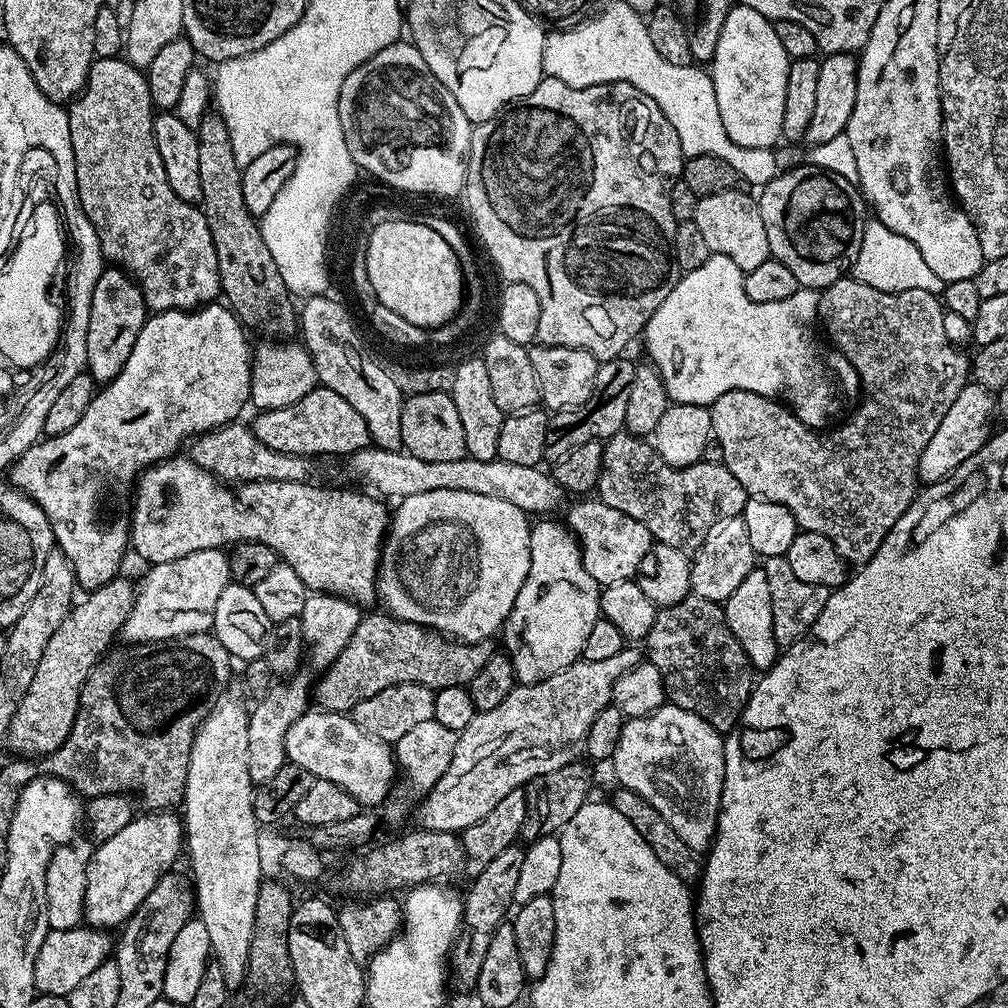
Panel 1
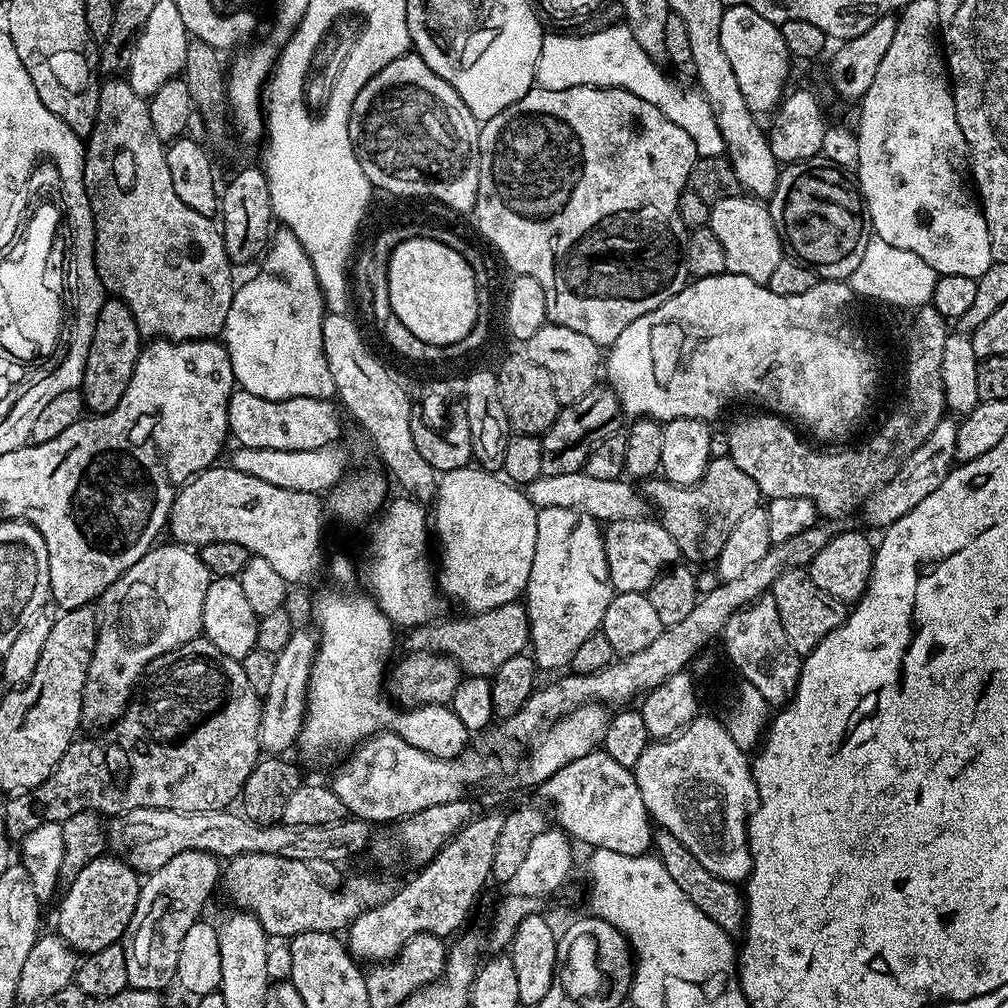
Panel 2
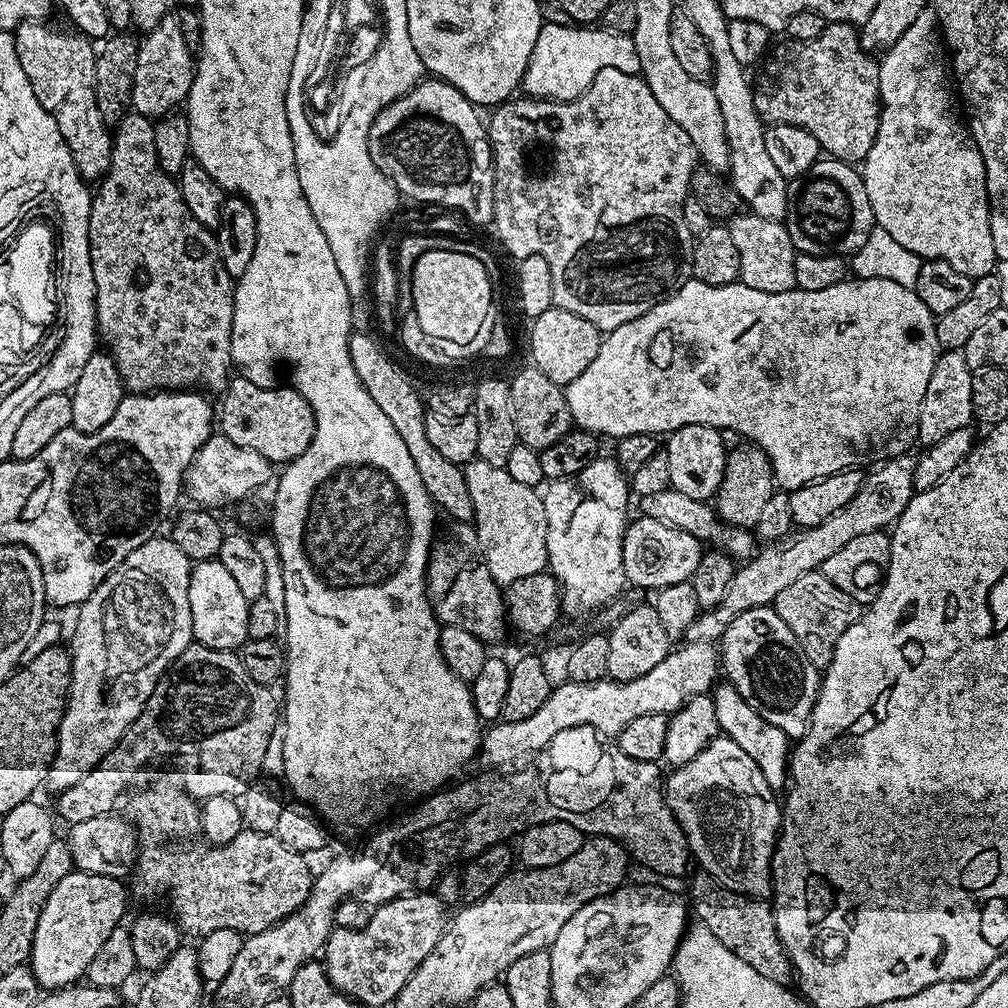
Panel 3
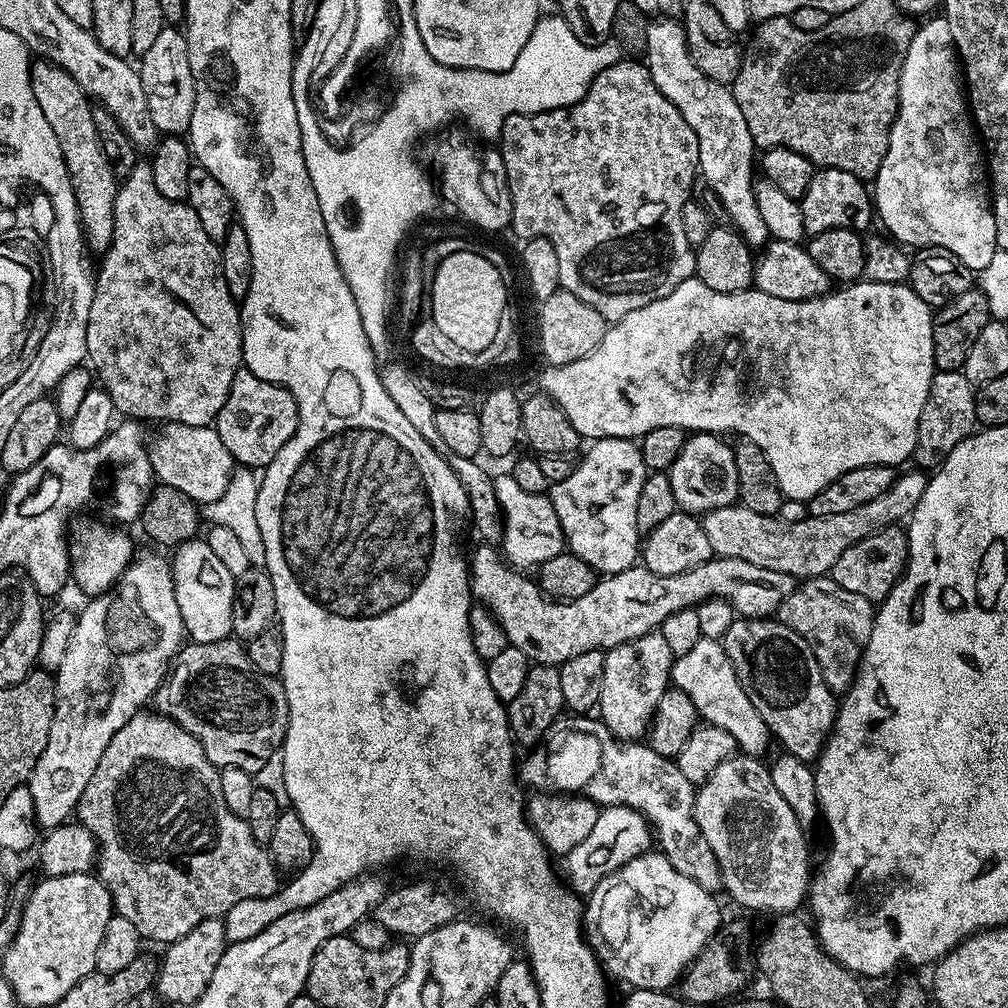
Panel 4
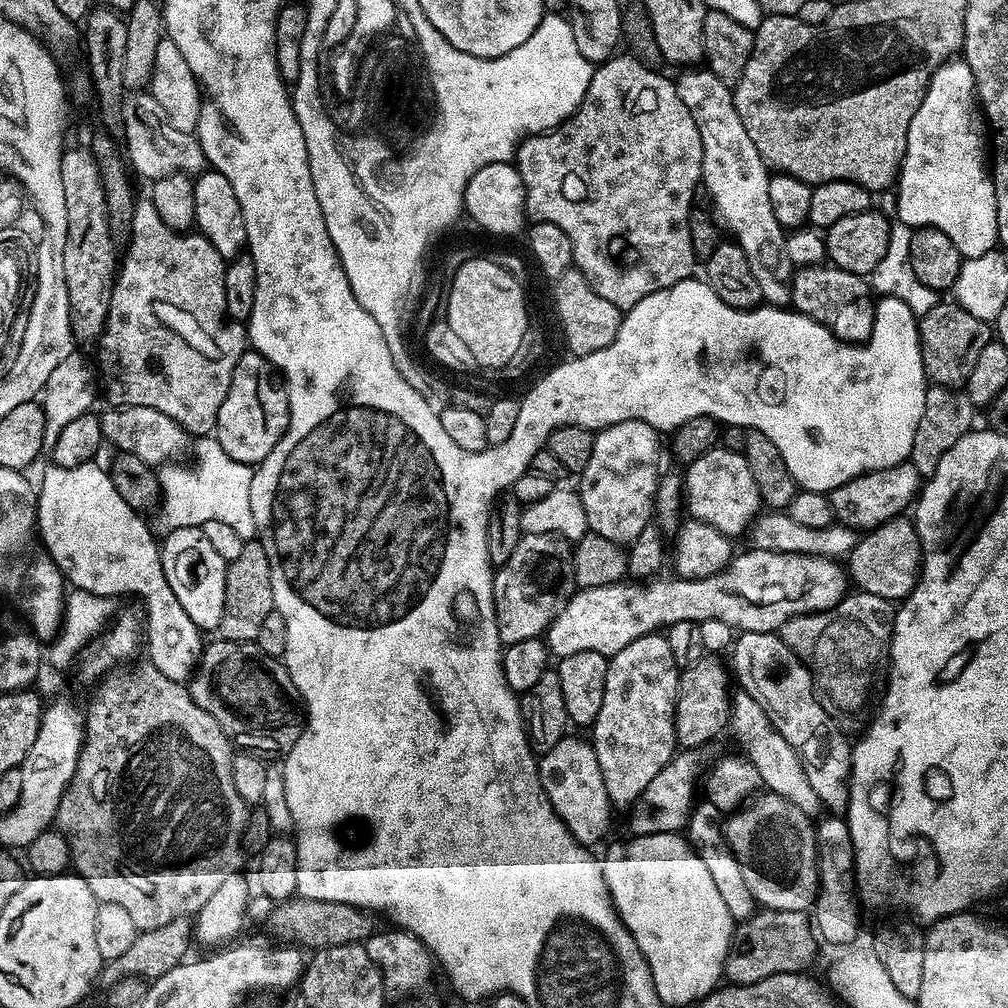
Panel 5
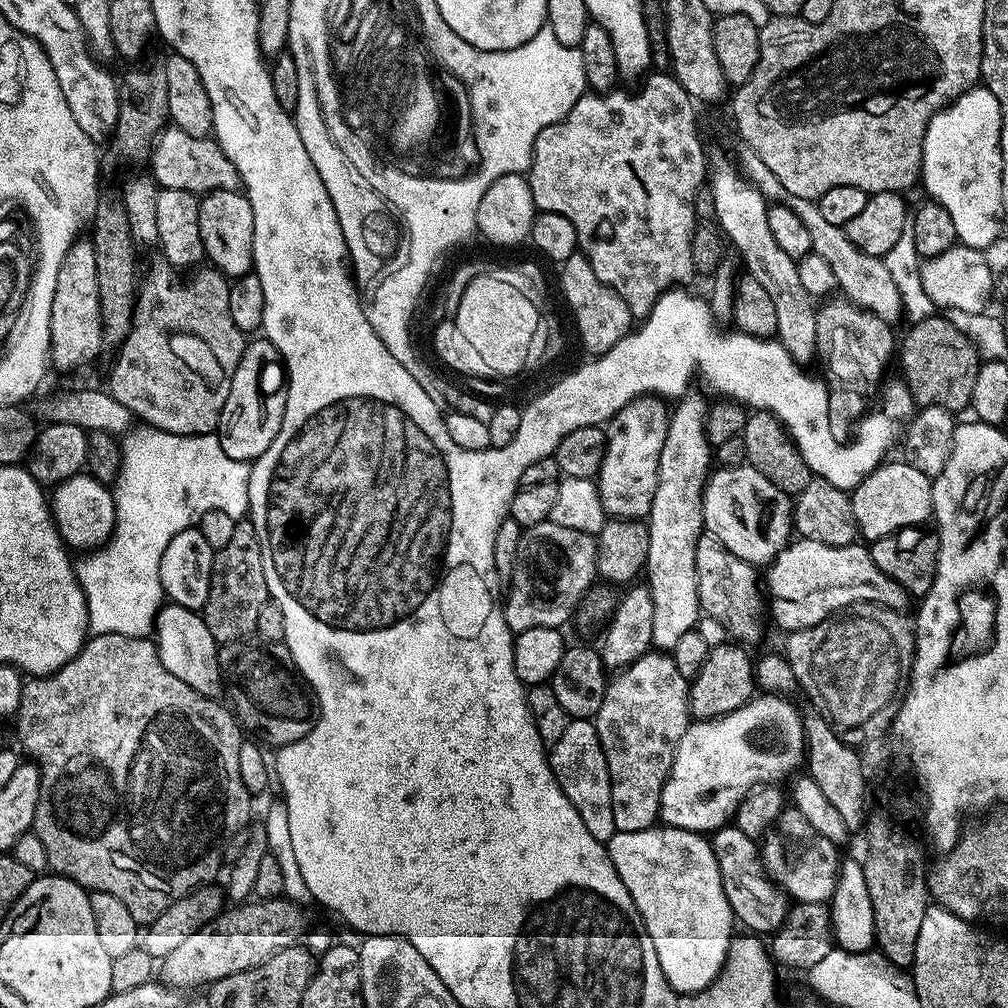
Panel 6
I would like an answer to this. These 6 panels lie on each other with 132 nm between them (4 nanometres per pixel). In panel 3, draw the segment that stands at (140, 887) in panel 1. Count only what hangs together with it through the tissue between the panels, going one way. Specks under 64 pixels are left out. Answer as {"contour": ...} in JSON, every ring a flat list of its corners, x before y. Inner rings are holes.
{"contour":[[72,871,62,878,50,890,50,898,46,898,46,906,42,906,42,914,38,918,38,930,34,930,34,942,30,967,37,984,44,990,55,990,75,985,87,973,90,961,106,938,121,923,124,916,124,888,119,879,114,876,90,874,89,872]]}

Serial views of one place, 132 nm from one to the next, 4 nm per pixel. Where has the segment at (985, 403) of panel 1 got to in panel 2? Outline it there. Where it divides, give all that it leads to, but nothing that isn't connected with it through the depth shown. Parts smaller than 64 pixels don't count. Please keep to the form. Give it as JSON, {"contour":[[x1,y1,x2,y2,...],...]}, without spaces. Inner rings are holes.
{"contour":[[951,419,940,420,938,426,934,426,930,438,926,438,926,442,922,442,922,446,918,446,918,450,914,450,914,454,910,454,904,459,898,474,894,474,894,478,890,478,890,482,886,482,877,492,870,494,868,500,864,501,862,513,864,512,865,518,877,530,888,528,894,522,898,522,898,518,910,514,910,510,914,510,914,506,918,506,918,502,922,502,922,498,934,494,934,490,938,490,938,486,942,486,942,482,957,463,957,421]]}

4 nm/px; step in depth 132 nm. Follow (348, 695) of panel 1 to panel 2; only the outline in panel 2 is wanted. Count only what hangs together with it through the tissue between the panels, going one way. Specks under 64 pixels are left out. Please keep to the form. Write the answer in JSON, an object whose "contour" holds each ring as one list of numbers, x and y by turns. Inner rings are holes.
{"contour":[[523,603,498,606,494,610,464,614,461,620,437,619,419,625,407,633,409,649,417,652,441,652,456,663,464,676,491,677,509,658,521,655,529,647,528,610]]}

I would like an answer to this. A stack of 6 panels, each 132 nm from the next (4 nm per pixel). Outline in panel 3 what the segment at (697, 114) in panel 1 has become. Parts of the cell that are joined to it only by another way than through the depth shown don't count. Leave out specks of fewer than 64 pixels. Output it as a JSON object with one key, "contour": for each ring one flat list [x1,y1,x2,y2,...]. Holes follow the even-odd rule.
{"contour":[[545,23,538,34,522,88,529,97,542,100,574,100,582,95,602,70,617,68,626,74,640,71,638,54,631,35,600,26,552,25]]}

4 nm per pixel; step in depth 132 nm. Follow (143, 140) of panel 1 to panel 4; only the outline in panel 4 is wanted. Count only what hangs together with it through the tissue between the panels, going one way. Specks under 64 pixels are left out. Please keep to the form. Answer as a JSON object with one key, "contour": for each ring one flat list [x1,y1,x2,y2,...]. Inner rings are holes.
{"contour":[[137,162,128,176,119,181,116,197,114,198,114,238,108,251,103,253,98,271,95,273,96,293,90,302,90,322,86,322,86,360,96,367,100,375,99,383,110,394,117,413,121,417,131,418,137,422,160,420,170,424,185,424,186,426,215,425,216,416,226,406,226,398,230,394,230,386,234,382,234,374,242,366,244,358,244,329,242,327,242,312,237,300,232,297,226,286,226,278,222,274,222,258,220,244,202,230,202,222,198,222,198,214,182,200,162,198,158,194,158,186,154,186,152,165,148,162]]}

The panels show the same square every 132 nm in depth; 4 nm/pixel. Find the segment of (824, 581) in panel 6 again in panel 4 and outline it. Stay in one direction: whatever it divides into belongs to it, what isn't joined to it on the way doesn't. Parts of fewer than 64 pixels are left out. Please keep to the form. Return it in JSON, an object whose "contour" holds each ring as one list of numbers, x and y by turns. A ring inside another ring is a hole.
{"contour":[[480,546,480,549,470,556,470,587,473,597,484,604,488,604,491,615,500,624,511,647,522,650,529,661,538,664,559,666,566,663,574,654,586,654,586,650,595,648,607,650,617,648,619,644,630,642,647,632,655,632,661,624,676,614,678,610,696,608,707,596,717,596,725,600,730,607,744,618,768,618,775,613,783,600,794,591,797,581,786,572,766,570,762,566,754,566,750,562,742,562,738,558,725,556,713,558,688,572,679,572,669,576,659,576,643,566,633,566,605,575,597,579,596,585,582,598,553,602,540,591,535,579,527,580,523,571,509,566,503,559,496,560,497,549,492,546]]}

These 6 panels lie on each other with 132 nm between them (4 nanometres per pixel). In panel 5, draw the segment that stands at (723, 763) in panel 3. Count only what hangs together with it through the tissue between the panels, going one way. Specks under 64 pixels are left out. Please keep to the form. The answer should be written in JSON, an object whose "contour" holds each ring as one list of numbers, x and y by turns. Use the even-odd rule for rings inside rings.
{"contour":[[767,790,747,801,723,821,724,842,740,864,746,887,760,908,774,910,798,910,804,912,816,903,818,881,816,879,816,833,813,821,798,806,790,806,786,798]]}

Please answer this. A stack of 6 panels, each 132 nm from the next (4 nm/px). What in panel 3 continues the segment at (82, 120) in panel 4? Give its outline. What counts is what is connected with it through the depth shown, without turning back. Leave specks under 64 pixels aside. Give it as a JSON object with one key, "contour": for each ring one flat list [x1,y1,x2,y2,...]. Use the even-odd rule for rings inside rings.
{"contour":[[28,20,14,29,16,53,30,86,34,86,34,98,56,119,58,130,72,152,74,166,81,181,99,181,108,172,112,161,113,133,105,124,102,114,98,114,98,102,94,98,94,66,97,49,87,36,75,30,63,32,51,28,51,23]]}

